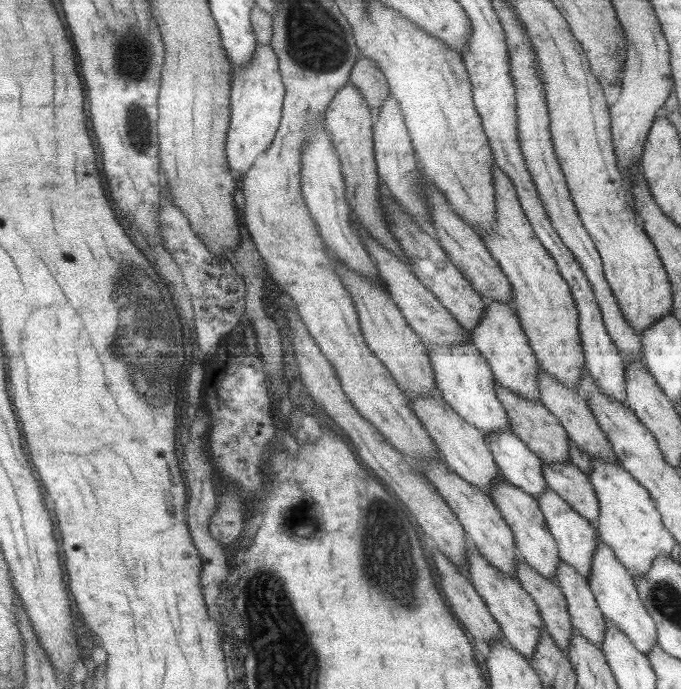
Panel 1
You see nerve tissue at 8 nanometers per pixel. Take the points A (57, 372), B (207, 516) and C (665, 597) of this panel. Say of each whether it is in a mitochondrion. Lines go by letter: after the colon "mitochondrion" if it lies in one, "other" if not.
A: other
B: other
C: mitochondrion

